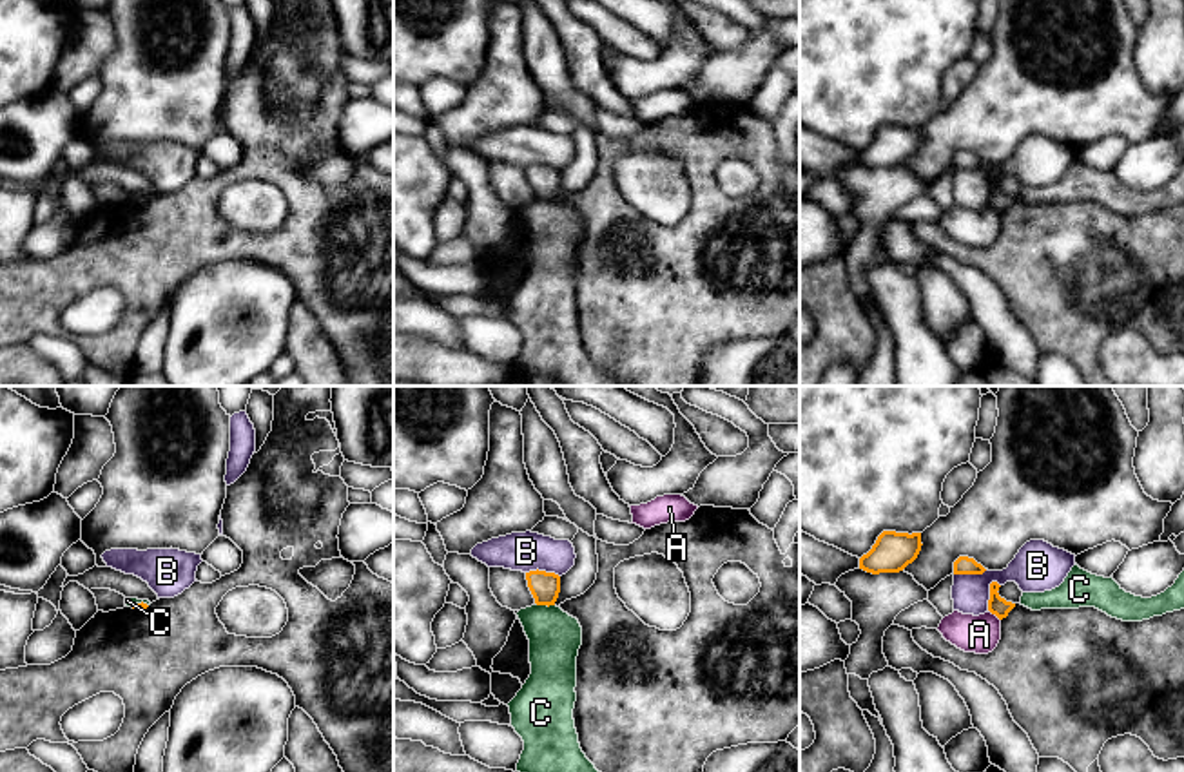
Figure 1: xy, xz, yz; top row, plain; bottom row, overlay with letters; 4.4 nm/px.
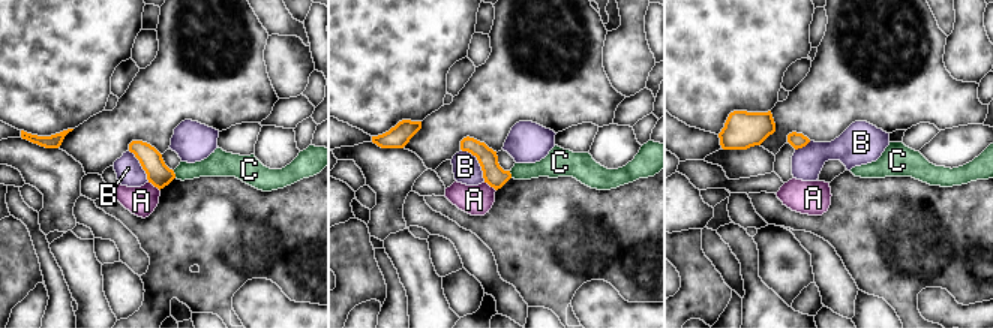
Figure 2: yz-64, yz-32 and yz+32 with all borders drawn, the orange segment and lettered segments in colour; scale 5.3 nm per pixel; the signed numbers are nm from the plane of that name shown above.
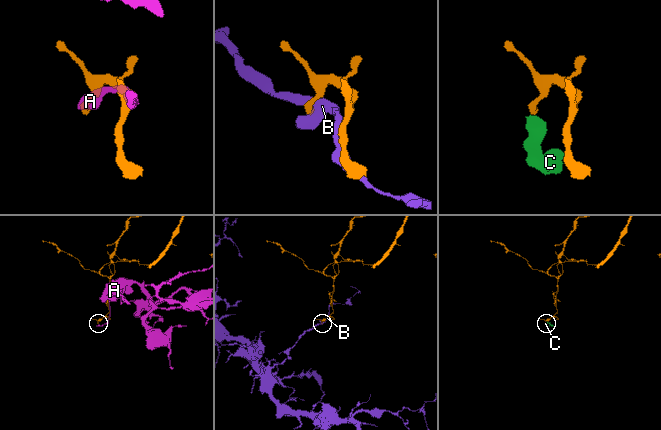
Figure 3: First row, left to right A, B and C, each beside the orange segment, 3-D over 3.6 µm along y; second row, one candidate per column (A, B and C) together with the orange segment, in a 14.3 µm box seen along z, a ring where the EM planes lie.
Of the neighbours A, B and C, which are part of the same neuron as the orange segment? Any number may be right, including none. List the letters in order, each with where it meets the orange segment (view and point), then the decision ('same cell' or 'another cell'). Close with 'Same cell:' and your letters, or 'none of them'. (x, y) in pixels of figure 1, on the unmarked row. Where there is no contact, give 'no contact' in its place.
A: meets orange in yz at (994, 207); another cell
B: meets orange in yz at (990, 189); another cell
C: meets orange in xz at (544, 198); another cell
Same cell: none of them

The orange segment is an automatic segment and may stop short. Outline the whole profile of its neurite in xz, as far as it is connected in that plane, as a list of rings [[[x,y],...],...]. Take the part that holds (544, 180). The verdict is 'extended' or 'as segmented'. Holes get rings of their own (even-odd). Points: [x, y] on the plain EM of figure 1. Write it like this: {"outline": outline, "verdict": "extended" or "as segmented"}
{"outline": [[[546,165],[526,167],[528,181],[537,199],[555,199],[560,187],[560,170]]], "verdict": "as segmented"}

